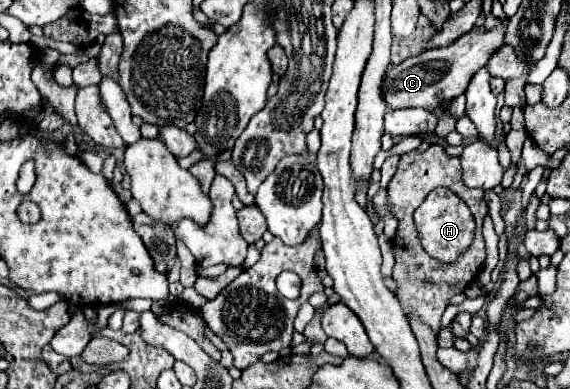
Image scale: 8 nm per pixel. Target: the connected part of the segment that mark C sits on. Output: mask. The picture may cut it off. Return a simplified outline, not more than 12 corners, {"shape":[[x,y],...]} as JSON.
{"shape":[[505,26],[473,28],[385,76],[389,108],[433,110],[465,92],[503,46]]}

